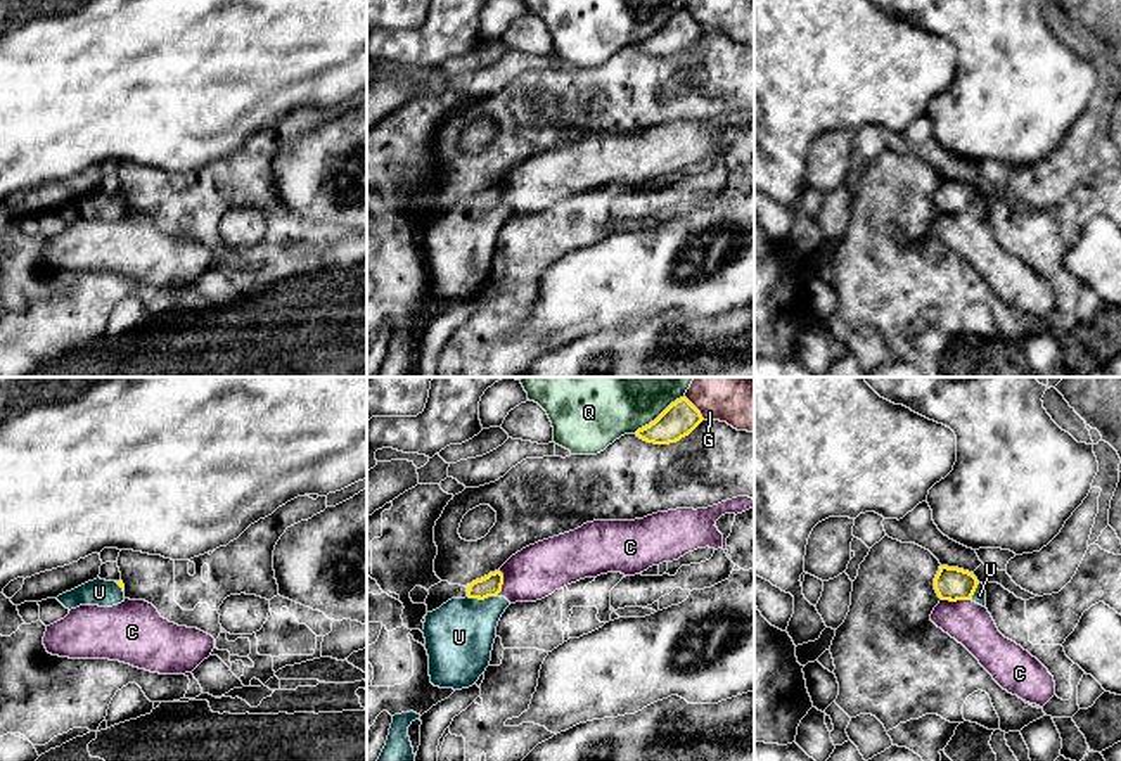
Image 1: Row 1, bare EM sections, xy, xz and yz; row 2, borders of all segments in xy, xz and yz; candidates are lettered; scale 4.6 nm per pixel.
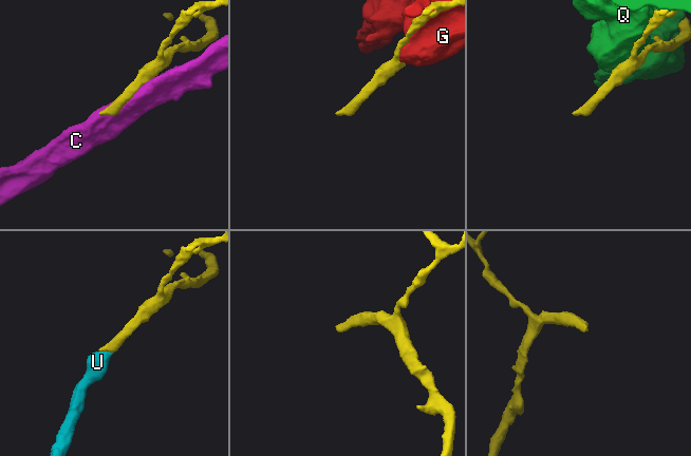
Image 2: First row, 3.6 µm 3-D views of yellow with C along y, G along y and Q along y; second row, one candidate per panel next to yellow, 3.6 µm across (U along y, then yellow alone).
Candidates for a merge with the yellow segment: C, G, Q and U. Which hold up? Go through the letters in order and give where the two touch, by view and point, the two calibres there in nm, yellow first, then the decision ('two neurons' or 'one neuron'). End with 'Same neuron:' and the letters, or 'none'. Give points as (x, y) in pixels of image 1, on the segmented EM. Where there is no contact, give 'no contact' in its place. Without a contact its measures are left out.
C: meets yellow in yz at (955, 601); 160 nm thick on the yellow side, 200 nm on the other; two neurons
G: meets yellow in xz at (696, 409); 160 nm thick on the yellow side, 420 nm on the other; two neurons
Q: meets yellow in xz at (659, 415); 160 nm thick on the yellow side, 500 nm on the other; two neurons
U: meets yellow in xz at (481, 599); 100 nm thick on the yellow side, 320 nm on the other; one neuron
Same neuron: U

